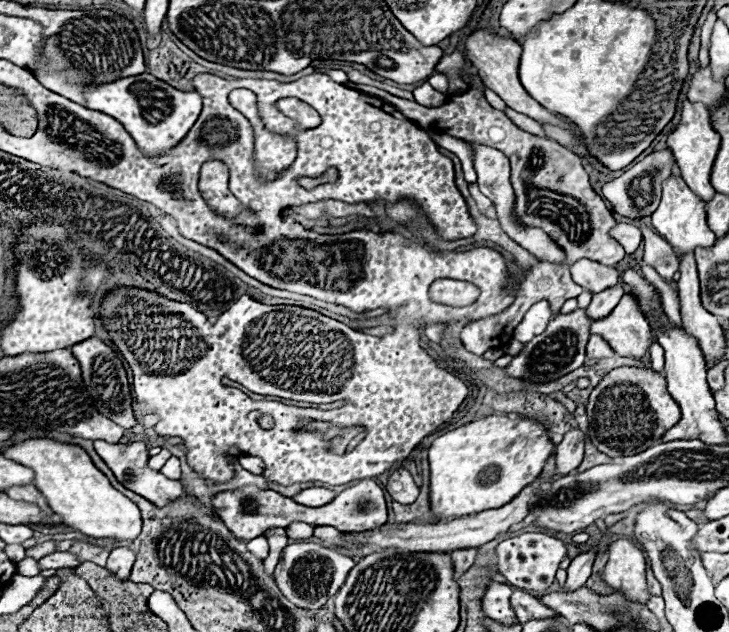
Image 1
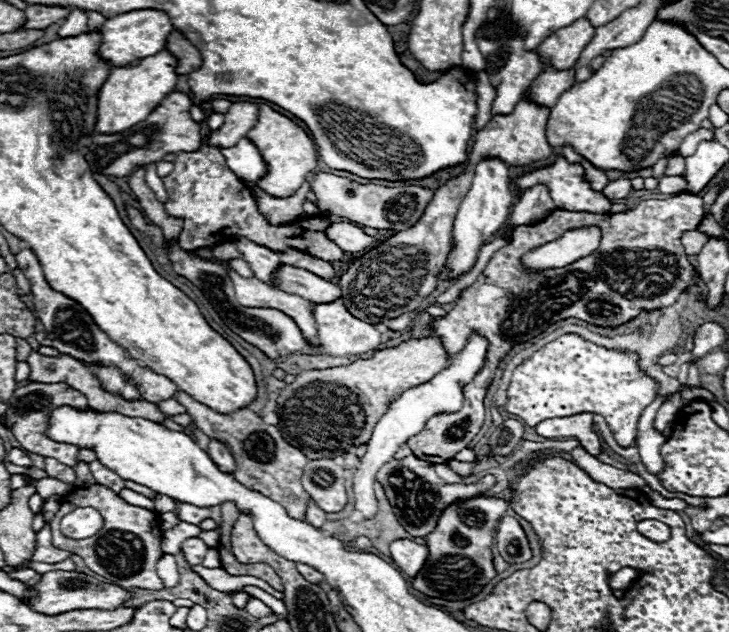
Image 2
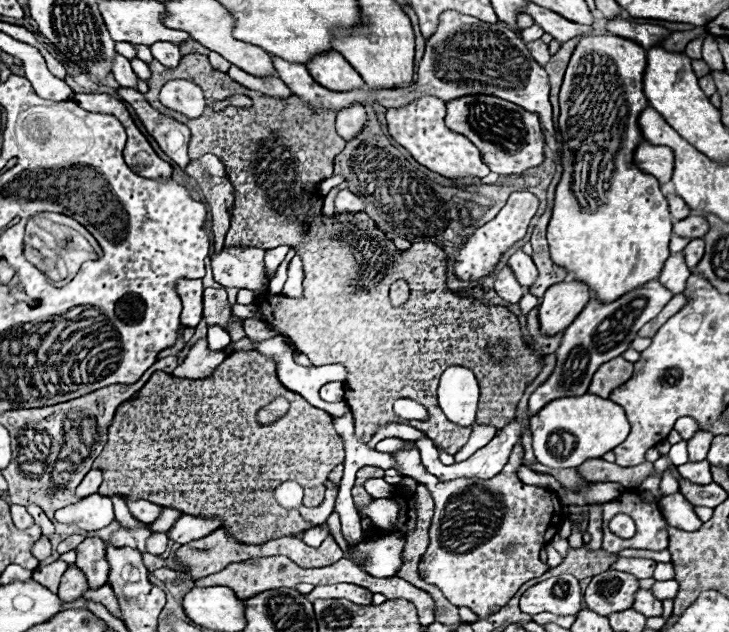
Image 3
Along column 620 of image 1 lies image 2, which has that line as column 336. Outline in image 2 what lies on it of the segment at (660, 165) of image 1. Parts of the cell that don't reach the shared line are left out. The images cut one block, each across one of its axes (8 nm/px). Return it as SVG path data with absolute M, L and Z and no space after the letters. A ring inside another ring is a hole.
M328 172L316 174L312 182L312 190L318 198L318 208L324 214L336 214L336 216L348 218L354 224L370 226L376 230L406 230L414 226L434 196L432 190L414 186L414 184L396 186L396 188L376 186L376 184L358 184L350 178L342 178Z

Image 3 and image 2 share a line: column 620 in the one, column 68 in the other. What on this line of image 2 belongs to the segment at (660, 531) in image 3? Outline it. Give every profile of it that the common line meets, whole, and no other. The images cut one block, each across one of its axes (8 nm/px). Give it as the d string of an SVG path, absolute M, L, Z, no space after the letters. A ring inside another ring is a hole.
M100 484L88 486L88 488L74 488L68 496L62 498L60 510L54 514L52 522L52 544L60 550L68 550L72 554L78 554L86 566L108 578L110 582L124 586L124 588L144 588L144 590L162 590L164 584L156 574L156 564L164 556L162 552L162 530L158 524L158 514L140 506L132 506L124 502L116 492L110 488L104 488ZM76 508L96 508L102 518L104 526L90 538L84 540L72 540L60 534L60 520L70 514Z

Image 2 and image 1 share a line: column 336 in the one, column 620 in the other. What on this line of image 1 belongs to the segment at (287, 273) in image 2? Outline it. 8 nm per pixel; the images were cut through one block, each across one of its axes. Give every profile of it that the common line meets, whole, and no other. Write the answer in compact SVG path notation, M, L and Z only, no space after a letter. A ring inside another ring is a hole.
M620 284L604 292L598 292L592 296L592 304L586 308L586 314L590 316L590 320L600 320L602 316L608 316L614 310L614 306L620 302L622 296L624 296L624 288Z

